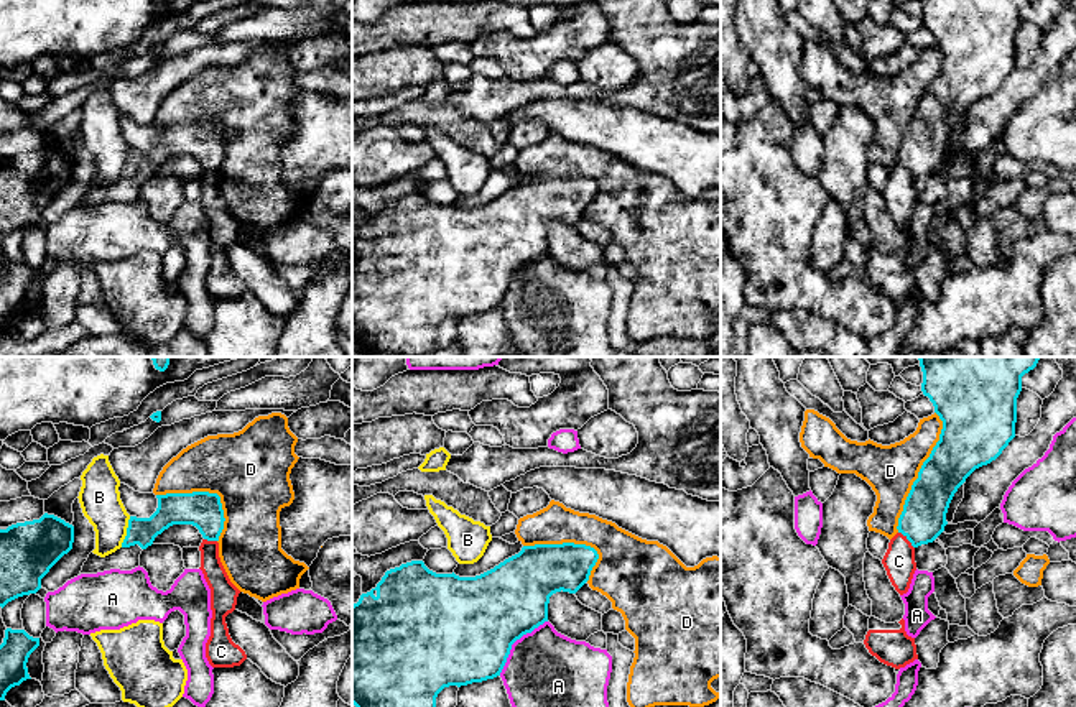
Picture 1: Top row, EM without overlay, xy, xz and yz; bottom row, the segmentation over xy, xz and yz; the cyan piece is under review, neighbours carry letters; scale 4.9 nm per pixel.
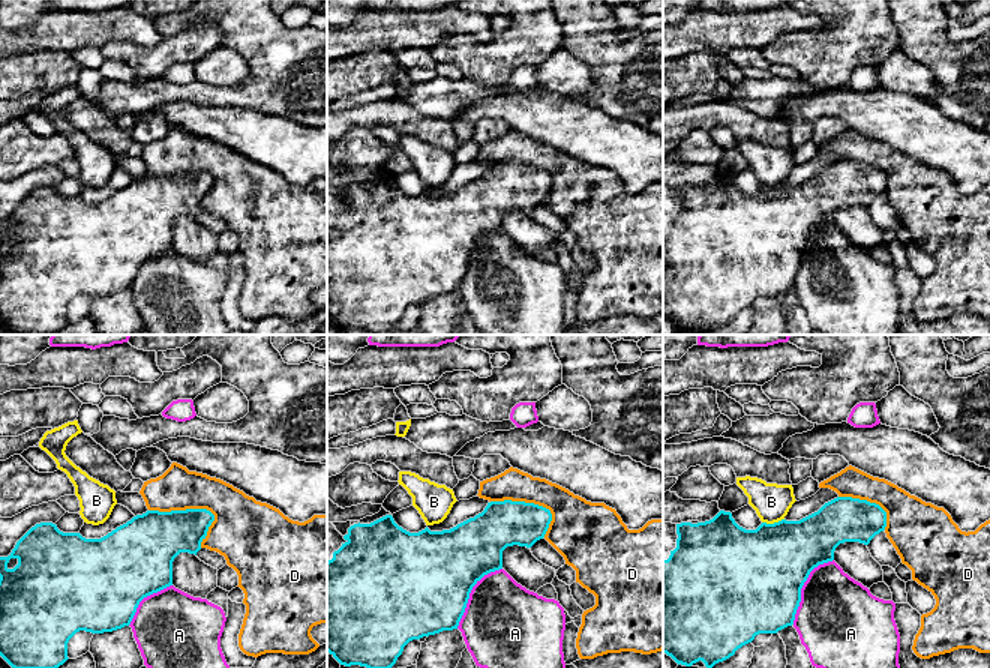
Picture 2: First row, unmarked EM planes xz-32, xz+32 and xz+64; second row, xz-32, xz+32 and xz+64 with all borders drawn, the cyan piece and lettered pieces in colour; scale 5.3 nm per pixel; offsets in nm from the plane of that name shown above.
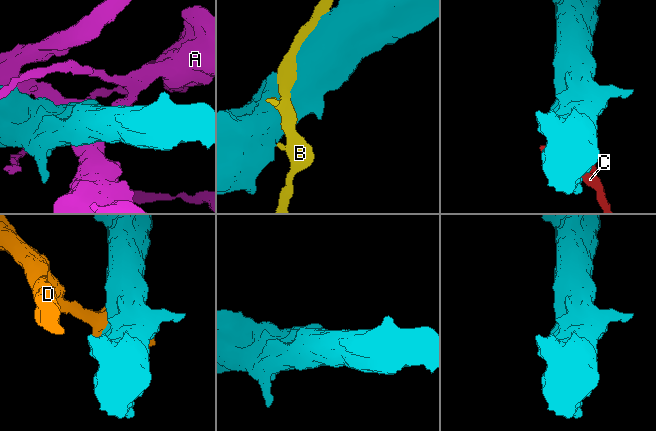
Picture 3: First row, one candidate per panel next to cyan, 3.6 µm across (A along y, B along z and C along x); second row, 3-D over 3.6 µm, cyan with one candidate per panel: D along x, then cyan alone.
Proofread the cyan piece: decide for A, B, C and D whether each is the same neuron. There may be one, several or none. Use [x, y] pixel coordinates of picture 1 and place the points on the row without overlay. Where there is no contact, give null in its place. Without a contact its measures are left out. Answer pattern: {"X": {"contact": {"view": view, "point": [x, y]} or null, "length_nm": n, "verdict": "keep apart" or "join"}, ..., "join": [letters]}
{"A": {"contact": {"view": "xz", "point": [514, 273]}, "length_nm": 360, "verdict": "keep apart"}, "B": {"contact": {"view": "xy", "point": [127, 163]}, "length_nm": 160, "verdict": "keep apart"}, "C": {"contact": {"view": "yz", "point": [907, 170]}, "length_nm": 120, "verdict": "keep apart"}, "D": {"contact": {"view": "yz", "point": [918, 104]}, "length_nm": 600, "verdict": "keep apart"}, "join": []}

